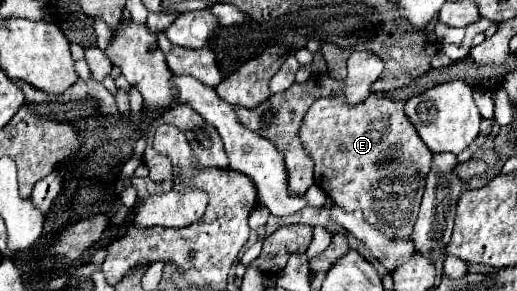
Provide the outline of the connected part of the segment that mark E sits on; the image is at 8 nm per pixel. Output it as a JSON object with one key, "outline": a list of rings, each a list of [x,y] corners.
{"outline":[[[371,94],[363,104],[351,107],[343,104],[343,100],[337,96],[319,98],[303,120],[301,142],[305,144],[305,150],[313,154],[317,184],[337,206],[343,206],[343,210],[363,210],[367,220],[391,234],[391,238],[411,236],[411,226],[415,224],[421,196],[425,192],[427,174],[433,166],[433,152],[421,142],[415,126],[405,116],[405,100],[377,98]]]}

